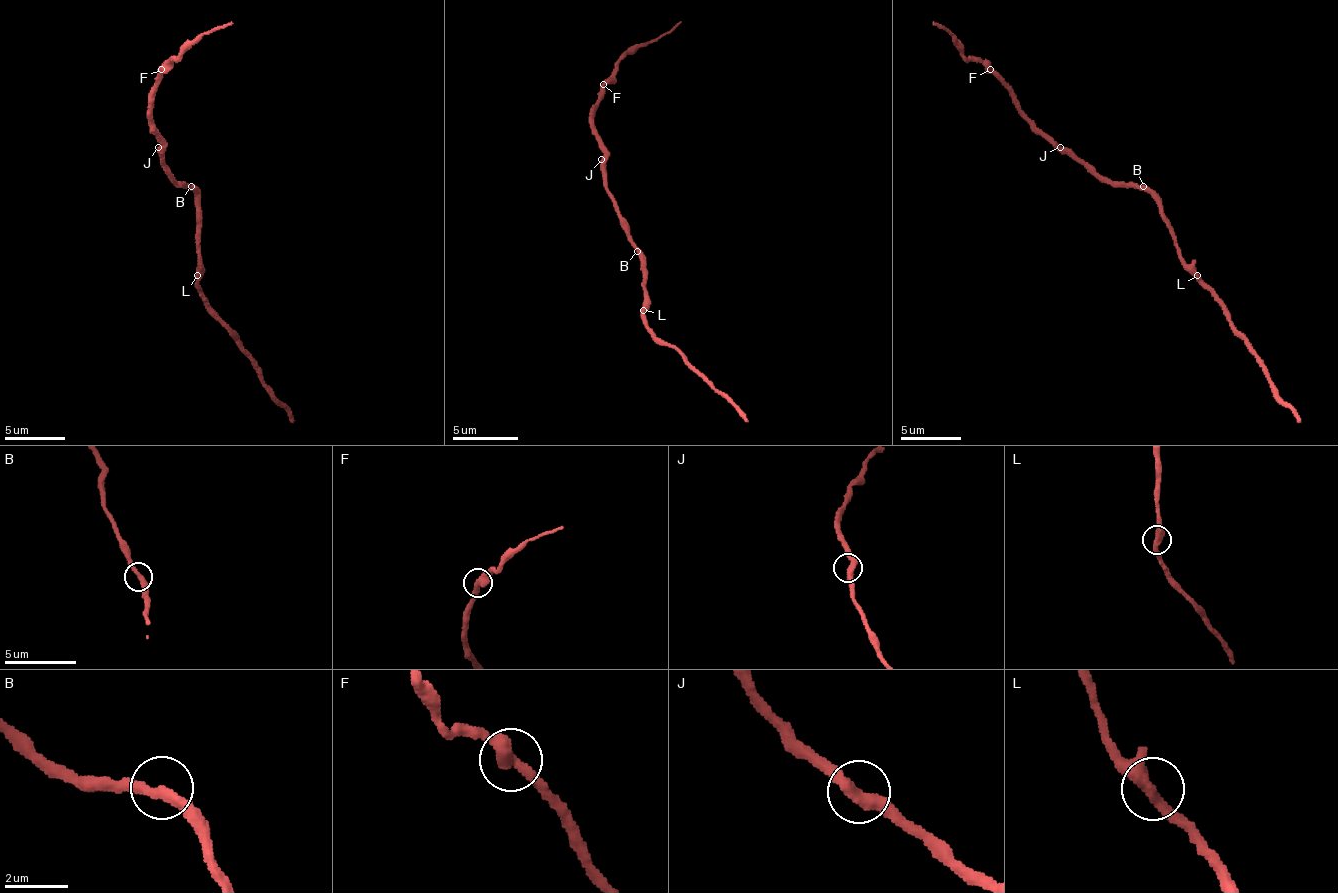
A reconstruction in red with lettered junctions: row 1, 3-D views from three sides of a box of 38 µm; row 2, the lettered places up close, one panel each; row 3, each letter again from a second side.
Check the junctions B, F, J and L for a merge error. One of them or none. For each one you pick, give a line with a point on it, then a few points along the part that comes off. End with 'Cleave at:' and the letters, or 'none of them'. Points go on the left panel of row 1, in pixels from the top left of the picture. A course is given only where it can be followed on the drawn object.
F: at (161, 69); foreign part runs (161, 69), (206, 33), (233, 24)
Cleave at: F

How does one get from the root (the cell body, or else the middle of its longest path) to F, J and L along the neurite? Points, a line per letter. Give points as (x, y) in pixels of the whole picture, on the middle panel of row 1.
F: (637, 248), (630, 228), (607, 189), (607, 150), (594, 130), (594, 104), (604, 84)
J: (637, 248), (630, 228), (607, 189), (607, 173), (601, 159)
L: (637, 248), (643, 261), (643, 310)

